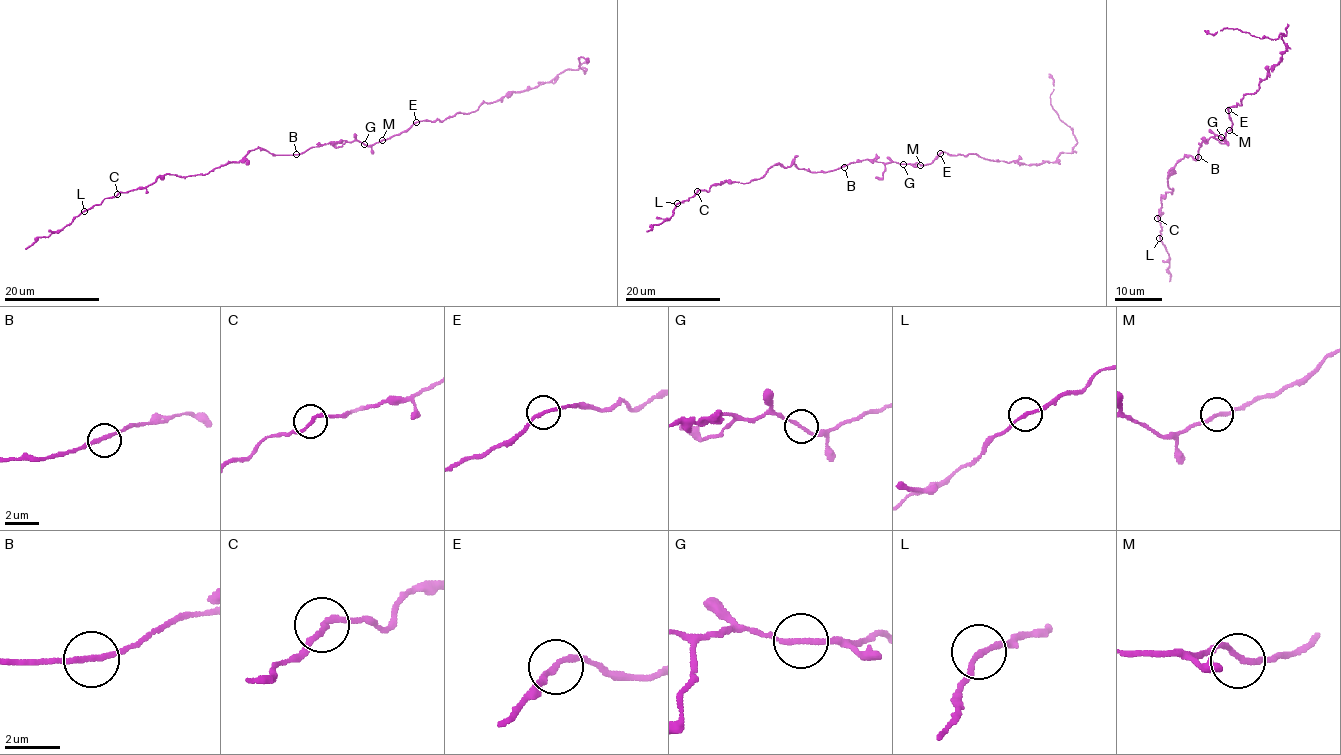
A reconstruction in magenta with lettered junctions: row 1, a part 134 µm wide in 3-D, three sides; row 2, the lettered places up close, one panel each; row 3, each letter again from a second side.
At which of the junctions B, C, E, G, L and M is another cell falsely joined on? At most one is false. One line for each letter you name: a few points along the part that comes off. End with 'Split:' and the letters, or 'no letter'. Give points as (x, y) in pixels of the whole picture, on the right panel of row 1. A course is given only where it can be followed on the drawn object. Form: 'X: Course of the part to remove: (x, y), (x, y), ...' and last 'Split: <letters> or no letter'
Split: no letter

